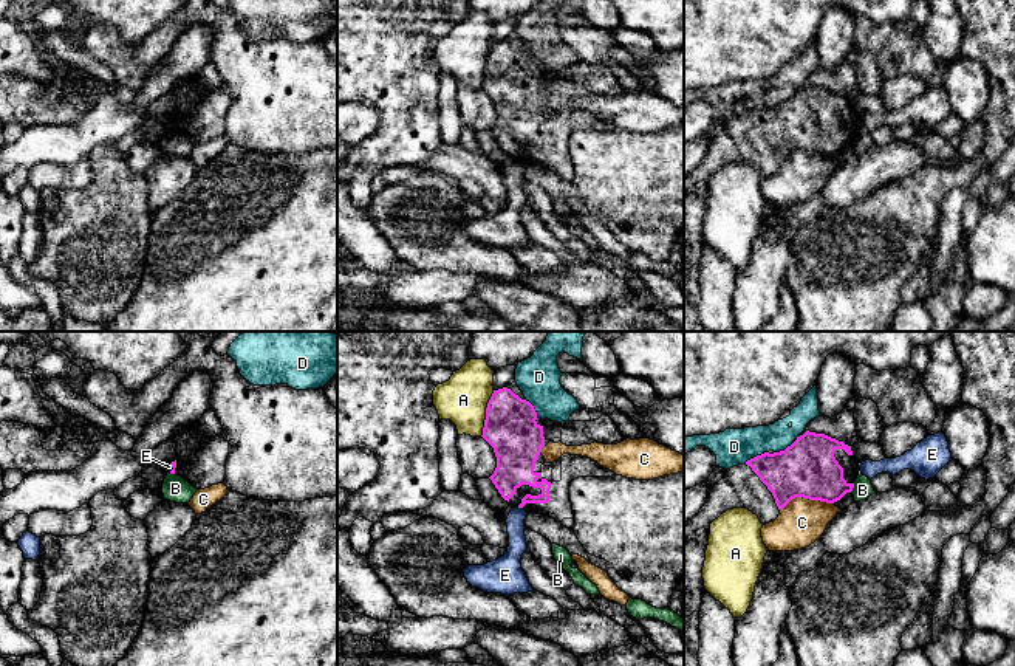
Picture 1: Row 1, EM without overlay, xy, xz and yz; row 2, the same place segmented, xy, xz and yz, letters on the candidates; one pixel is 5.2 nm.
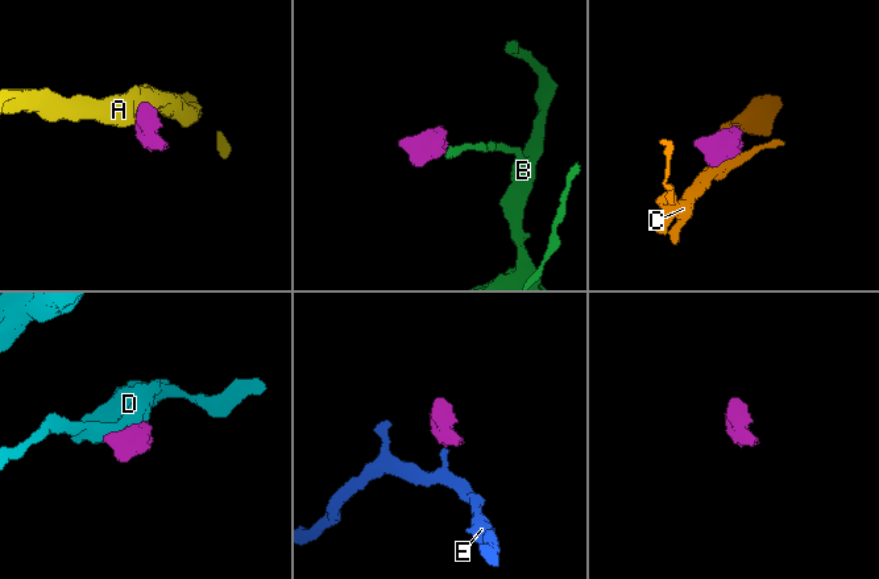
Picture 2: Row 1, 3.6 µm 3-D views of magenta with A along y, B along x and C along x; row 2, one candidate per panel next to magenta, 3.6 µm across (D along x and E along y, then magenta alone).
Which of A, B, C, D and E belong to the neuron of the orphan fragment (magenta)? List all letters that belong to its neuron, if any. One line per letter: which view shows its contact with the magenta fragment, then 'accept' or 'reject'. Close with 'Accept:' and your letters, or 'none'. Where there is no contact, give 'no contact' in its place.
A: meets magenta in xz; reject
B: meets magenta in yz; reject
C: meets magenta in yz; reject
D: meets magenta in yz; reject
E: meets magenta in xz; reject
Accept: none

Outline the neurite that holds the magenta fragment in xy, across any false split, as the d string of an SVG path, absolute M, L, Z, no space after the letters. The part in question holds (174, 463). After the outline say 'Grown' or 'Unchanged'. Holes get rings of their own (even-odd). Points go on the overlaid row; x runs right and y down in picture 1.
M203 437L200 446L189 457L176 457L170 474L181 475L197 489L224 482L229 441L220 437Z. Grown

